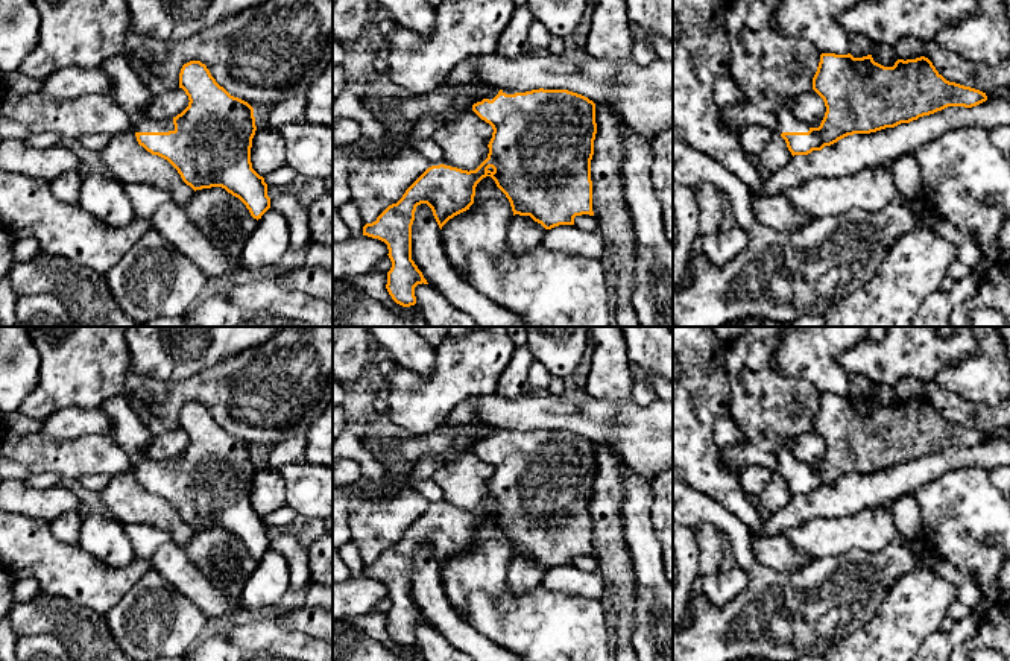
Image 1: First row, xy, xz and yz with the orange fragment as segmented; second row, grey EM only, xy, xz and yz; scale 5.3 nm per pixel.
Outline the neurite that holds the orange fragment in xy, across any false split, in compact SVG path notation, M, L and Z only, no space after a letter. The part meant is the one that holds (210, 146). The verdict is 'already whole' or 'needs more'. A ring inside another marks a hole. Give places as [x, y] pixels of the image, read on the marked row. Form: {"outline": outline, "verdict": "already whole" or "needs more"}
{"outline": "M126 53L106 59L100 68L111 77L108 96L129 115L140 146L167 160L194 191L222 187L238 198L254 219L261 219L270 208L270 198L264 178L252 169L251 163L257 126L254 108L248 102L231 96L220 87L205 64L190 61L179 73L179 88L188 96L188 106L173 119L153 120L146 114L153 96L129 65Z", "verdict": "needs more"}

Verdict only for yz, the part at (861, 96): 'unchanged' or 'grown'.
grown

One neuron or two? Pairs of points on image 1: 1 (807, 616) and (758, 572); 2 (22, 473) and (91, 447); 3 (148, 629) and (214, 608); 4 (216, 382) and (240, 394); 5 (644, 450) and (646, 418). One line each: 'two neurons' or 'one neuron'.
1: one neuron
2: two neurons
3: two neurons
4: one neuron
5: one neuron

